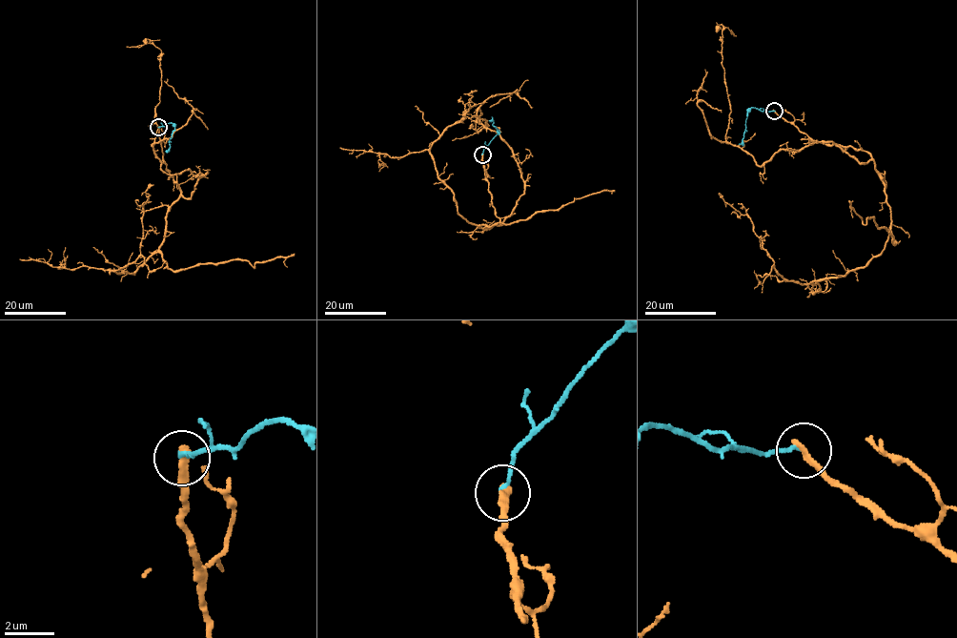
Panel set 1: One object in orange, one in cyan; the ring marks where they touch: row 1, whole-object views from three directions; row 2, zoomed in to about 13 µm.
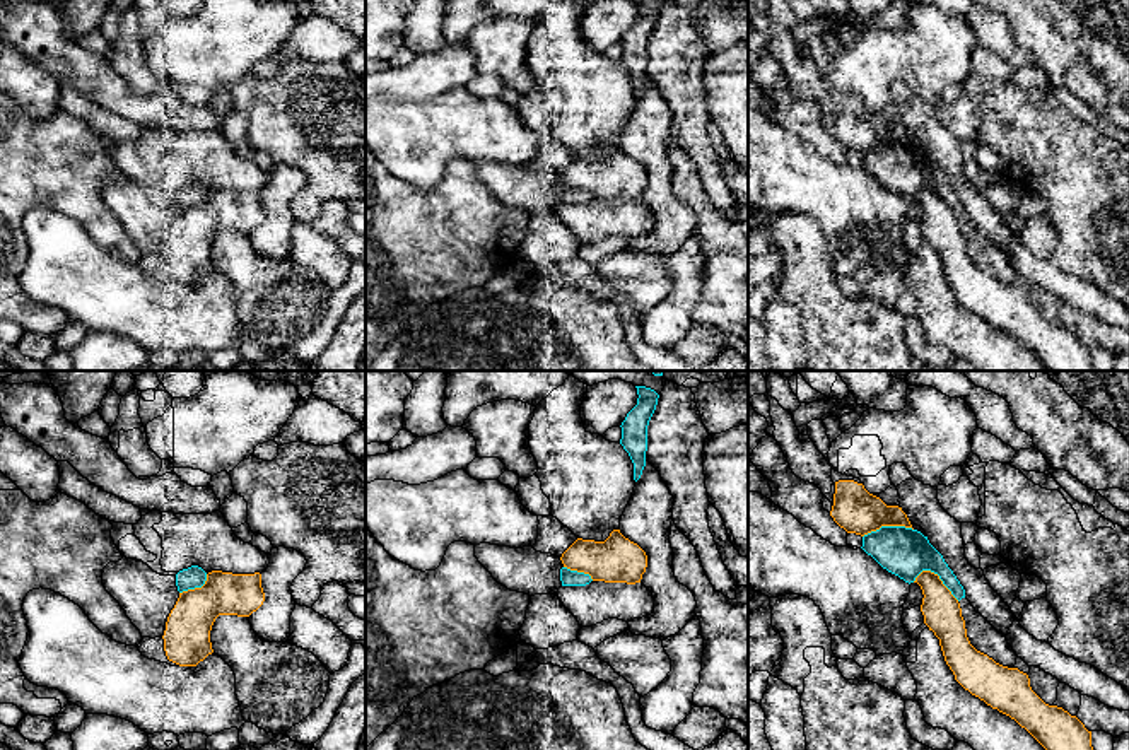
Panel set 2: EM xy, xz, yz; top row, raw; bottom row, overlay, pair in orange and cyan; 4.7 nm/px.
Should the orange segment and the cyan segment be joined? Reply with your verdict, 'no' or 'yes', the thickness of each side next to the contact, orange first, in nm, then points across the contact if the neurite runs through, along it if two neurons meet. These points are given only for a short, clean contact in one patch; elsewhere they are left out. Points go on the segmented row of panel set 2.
no; 180 nm thick on the orange side, 240 nm on the other

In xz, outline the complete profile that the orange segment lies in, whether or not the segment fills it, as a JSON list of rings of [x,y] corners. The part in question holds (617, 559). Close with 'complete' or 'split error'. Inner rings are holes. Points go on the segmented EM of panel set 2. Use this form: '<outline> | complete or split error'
[[[613,530],[605,542],[577,538],[560,560],[564,567],[605,583],[641,583],[647,567],[646,552],[620,530]]] | complete

